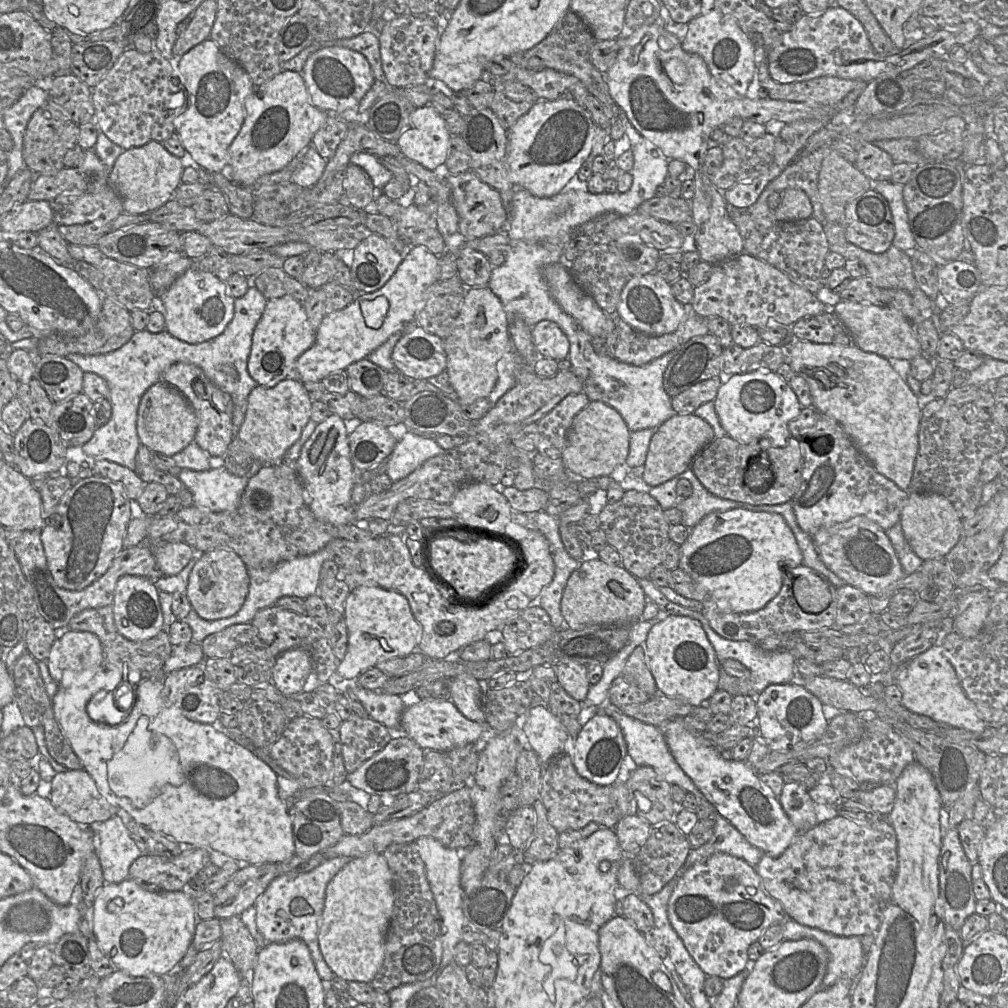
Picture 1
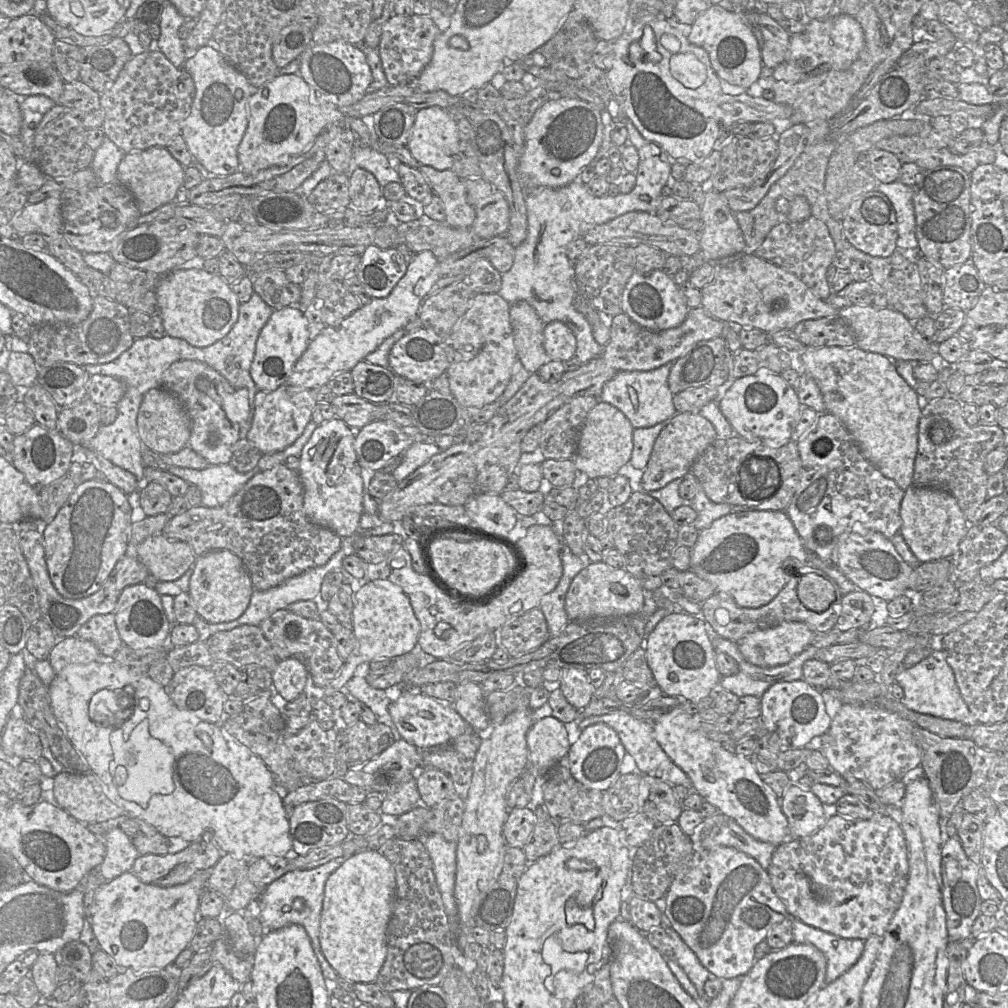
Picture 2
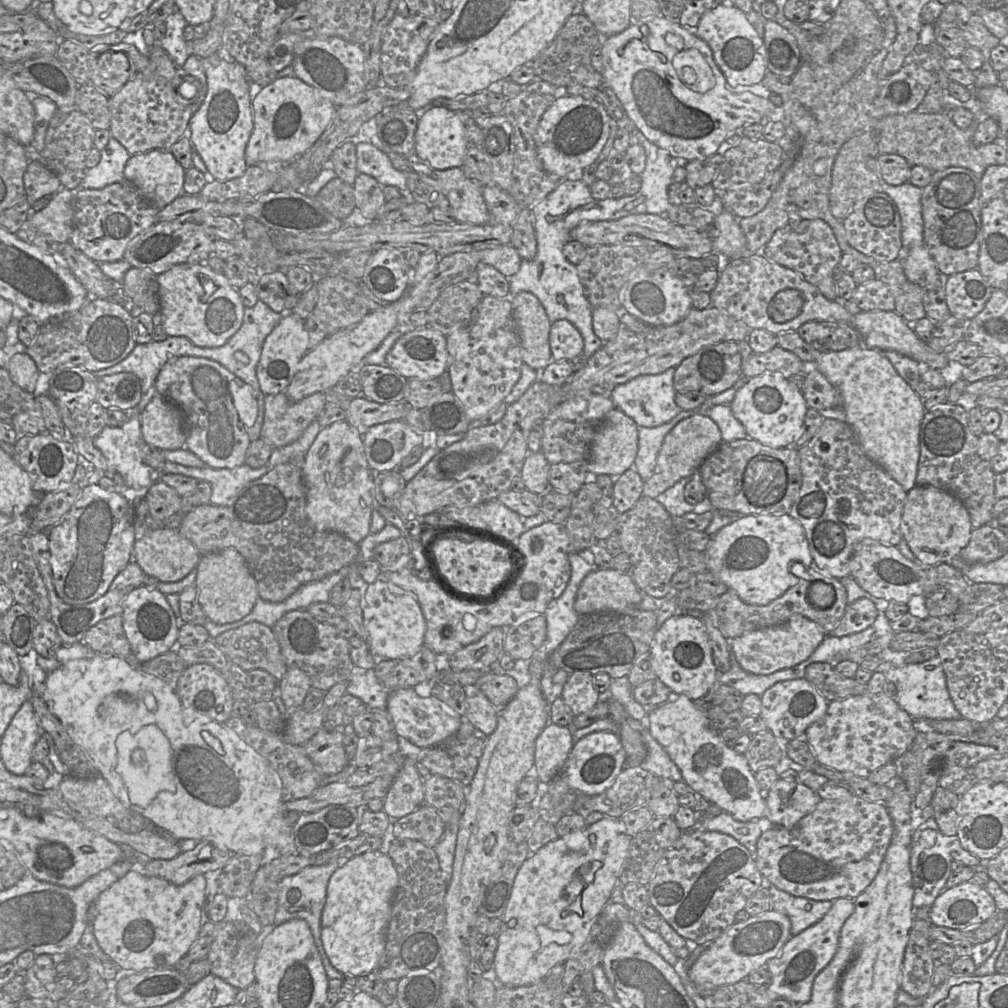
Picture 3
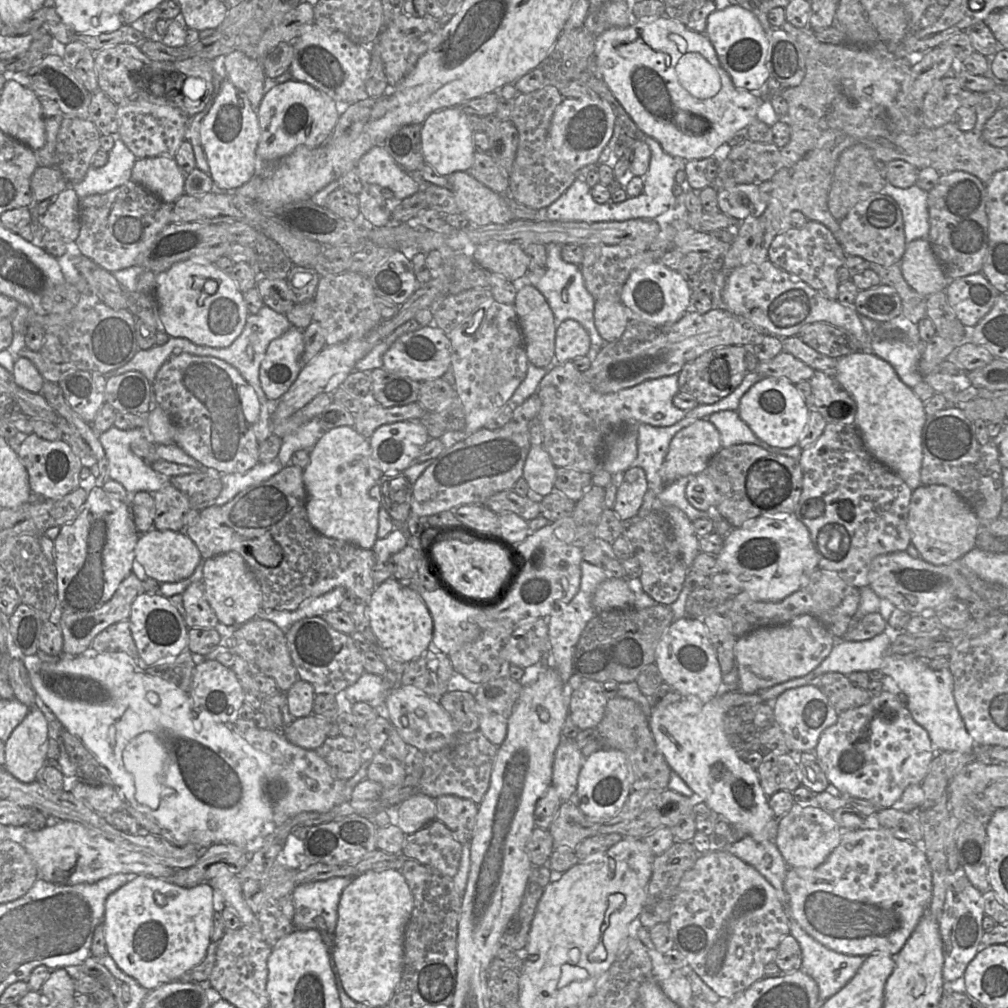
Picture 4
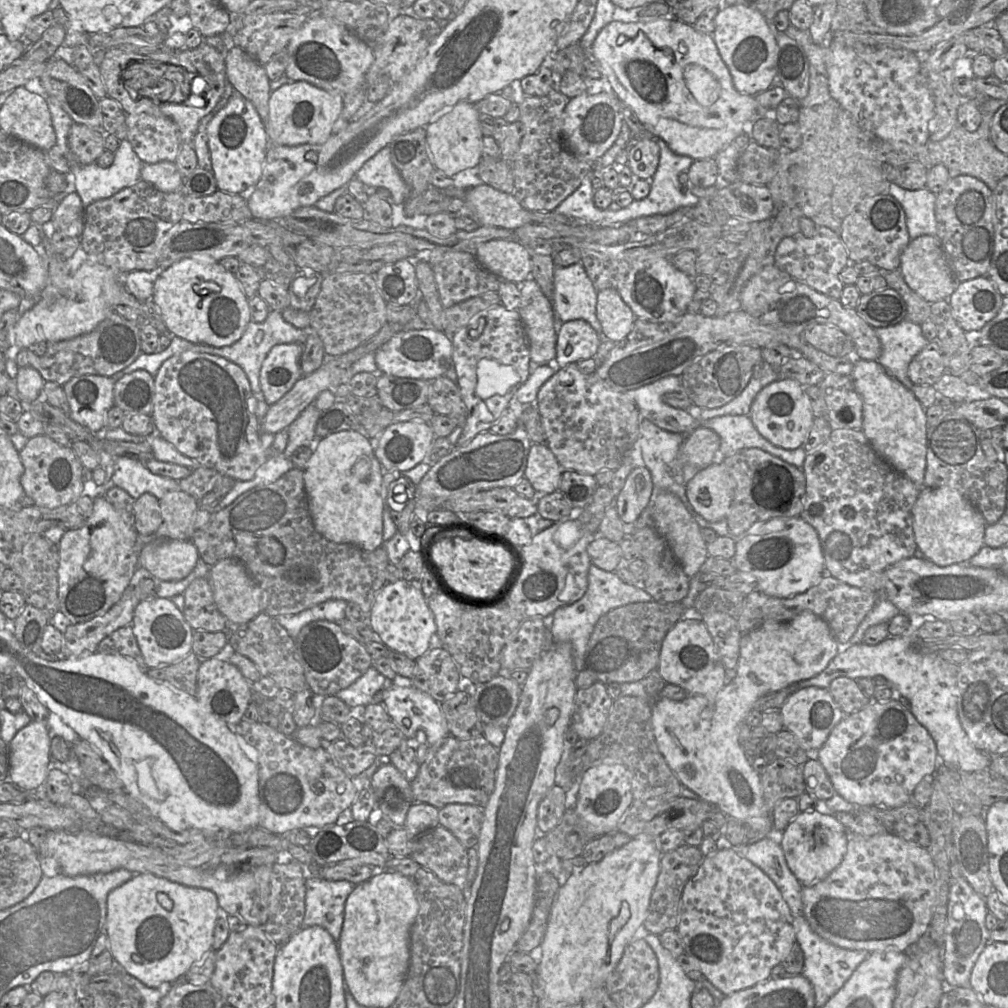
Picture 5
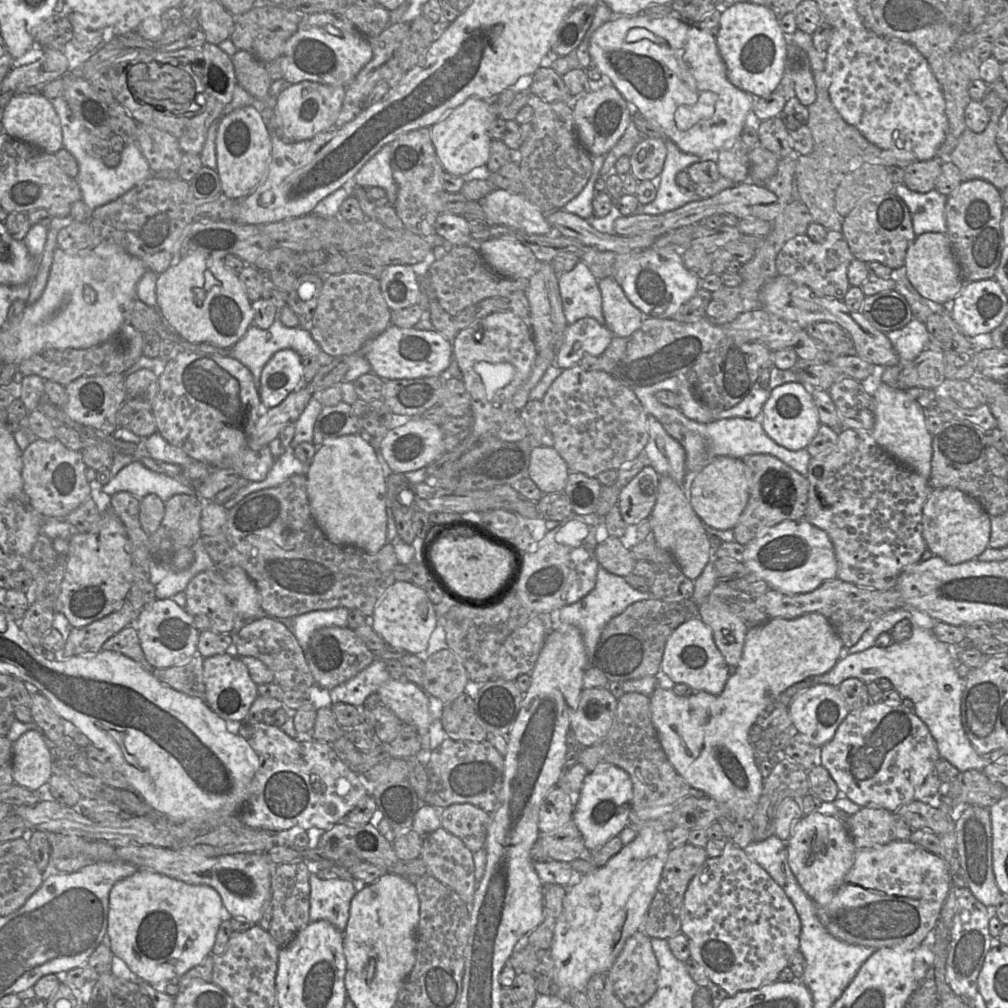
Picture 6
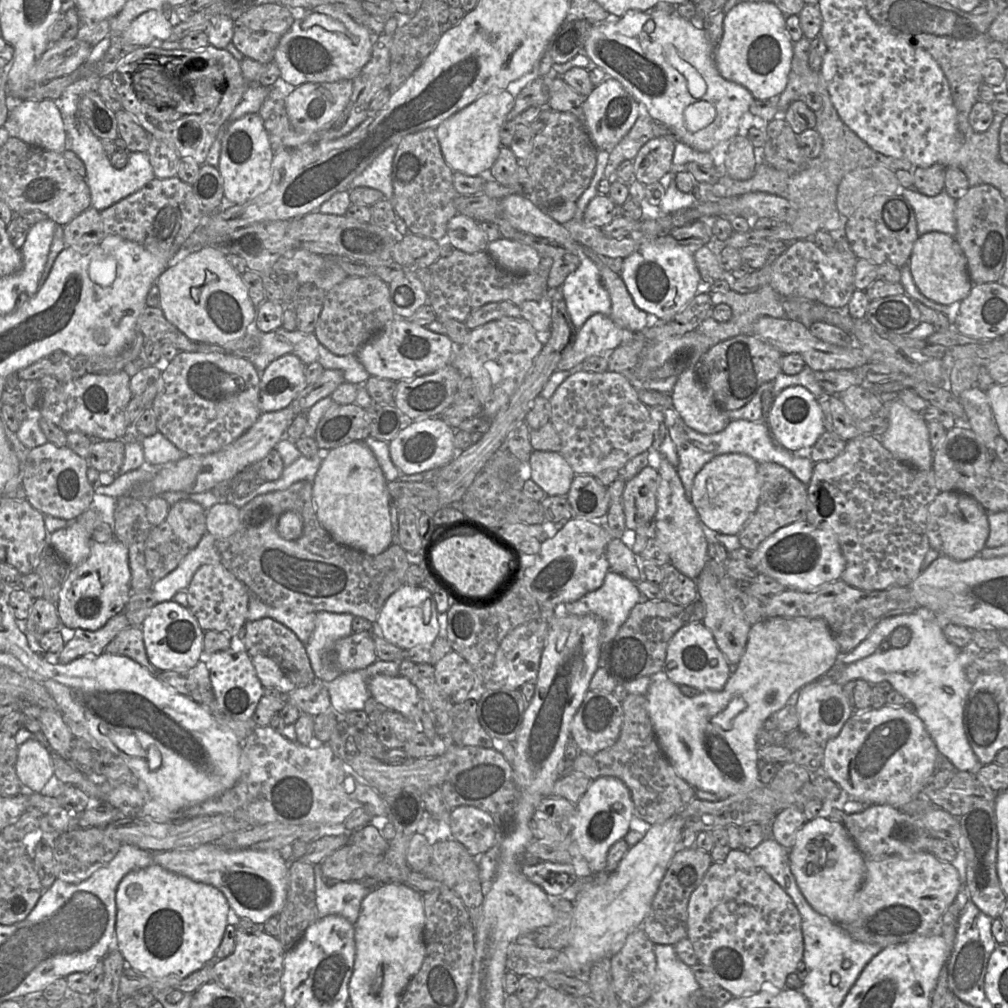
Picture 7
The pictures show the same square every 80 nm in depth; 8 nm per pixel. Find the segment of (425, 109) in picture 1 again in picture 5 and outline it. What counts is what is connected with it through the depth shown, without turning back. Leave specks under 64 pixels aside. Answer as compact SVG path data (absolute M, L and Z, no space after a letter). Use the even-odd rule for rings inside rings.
M461 102L453 106L435 122L426 127L426 143L434 167L448 177L477 166L482 160L482 138L480 114L474 104Z

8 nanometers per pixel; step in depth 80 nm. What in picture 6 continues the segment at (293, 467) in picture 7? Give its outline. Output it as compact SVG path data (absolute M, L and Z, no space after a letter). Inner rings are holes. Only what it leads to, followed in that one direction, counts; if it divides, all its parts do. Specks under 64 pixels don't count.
M287 448L279 458L275 459L274 465L264 480L250 482L248 485L237 491L237 493L227 500L223 506L229 510L253 492L279 486L293 475L302 474L307 476L309 467L310 464L301 462L295 456L293 450L291 448Z

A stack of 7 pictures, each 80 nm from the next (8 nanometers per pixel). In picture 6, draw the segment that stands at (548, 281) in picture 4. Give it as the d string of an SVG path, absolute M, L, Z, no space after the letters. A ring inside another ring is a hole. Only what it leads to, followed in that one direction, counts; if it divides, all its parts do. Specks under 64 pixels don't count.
M582 260L572 270L558 275L557 280L568 324L591 317L605 325L599 280Z

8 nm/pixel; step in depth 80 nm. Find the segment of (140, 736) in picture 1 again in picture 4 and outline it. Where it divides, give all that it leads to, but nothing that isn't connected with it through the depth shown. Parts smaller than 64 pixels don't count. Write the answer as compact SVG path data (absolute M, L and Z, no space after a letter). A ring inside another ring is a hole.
M143 732L129 741L123 750L125 769L133 775L136 800L155 809L162 797L174 790L161 782L166 761L166 749L151 732Z

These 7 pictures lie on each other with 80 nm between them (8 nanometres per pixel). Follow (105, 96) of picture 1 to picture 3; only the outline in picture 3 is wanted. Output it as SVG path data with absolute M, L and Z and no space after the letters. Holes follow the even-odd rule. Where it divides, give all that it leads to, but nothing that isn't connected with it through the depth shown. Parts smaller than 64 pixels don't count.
M159 44L152 48L148 59L147 67L108 99L109 132L130 155L151 150L170 151L173 144L187 136L190 119L201 106L207 91L207 85L198 82L197 95L191 100L183 98L173 85L178 67Z

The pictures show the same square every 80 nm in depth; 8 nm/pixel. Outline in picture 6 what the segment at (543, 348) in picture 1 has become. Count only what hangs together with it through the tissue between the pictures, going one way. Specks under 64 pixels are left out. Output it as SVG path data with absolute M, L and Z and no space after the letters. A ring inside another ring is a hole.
M591 317L569 324L556 356L556 365L568 369L579 364L585 356L599 357L609 346L614 335Z

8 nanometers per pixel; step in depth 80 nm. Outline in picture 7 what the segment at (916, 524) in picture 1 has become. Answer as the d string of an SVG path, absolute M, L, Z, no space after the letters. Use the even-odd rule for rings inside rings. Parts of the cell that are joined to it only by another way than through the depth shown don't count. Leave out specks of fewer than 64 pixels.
M941 491L928 507L927 535L930 547L940 555L965 561L978 556L989 536L987 511L973 497L954 491Z

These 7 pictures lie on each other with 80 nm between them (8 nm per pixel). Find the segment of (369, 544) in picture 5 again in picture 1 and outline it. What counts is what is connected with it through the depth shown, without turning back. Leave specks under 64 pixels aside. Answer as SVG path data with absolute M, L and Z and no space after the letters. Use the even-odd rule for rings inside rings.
M331 413L317 424L301 449L296 472L303 483L307 505L316 518L336 527L354 522L351 494L355 484L355 467L350 456L349 434L340 416Z

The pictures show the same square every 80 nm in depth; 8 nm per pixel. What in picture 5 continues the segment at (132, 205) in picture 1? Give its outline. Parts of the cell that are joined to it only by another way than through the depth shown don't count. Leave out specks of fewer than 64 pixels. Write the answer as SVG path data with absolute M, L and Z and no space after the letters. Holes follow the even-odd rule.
M169 161L143 164L141 168L141 180L165 193L182 190L183 179L176 164Z

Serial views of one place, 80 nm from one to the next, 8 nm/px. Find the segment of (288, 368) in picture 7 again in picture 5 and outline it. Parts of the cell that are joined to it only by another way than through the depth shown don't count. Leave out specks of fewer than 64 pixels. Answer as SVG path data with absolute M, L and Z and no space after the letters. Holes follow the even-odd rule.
M277 344L271 348L260 370L259 382L268 405L280 400L302 377L301 356L304 345Z

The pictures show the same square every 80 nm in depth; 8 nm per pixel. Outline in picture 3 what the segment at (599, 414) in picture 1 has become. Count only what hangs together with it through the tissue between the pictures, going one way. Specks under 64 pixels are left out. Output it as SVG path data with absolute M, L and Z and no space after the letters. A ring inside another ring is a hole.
M614 408L598 426L585 468L589 475L621 475L633 465L638 451L638 426Z

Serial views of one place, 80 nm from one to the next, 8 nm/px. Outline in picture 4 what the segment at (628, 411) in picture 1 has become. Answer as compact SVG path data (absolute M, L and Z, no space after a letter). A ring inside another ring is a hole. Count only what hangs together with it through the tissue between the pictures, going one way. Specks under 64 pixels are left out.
M673 374L622 389L617 395L630 410L634 422L669 427L686 415L685 411L672 403L678 392L678 375Z

